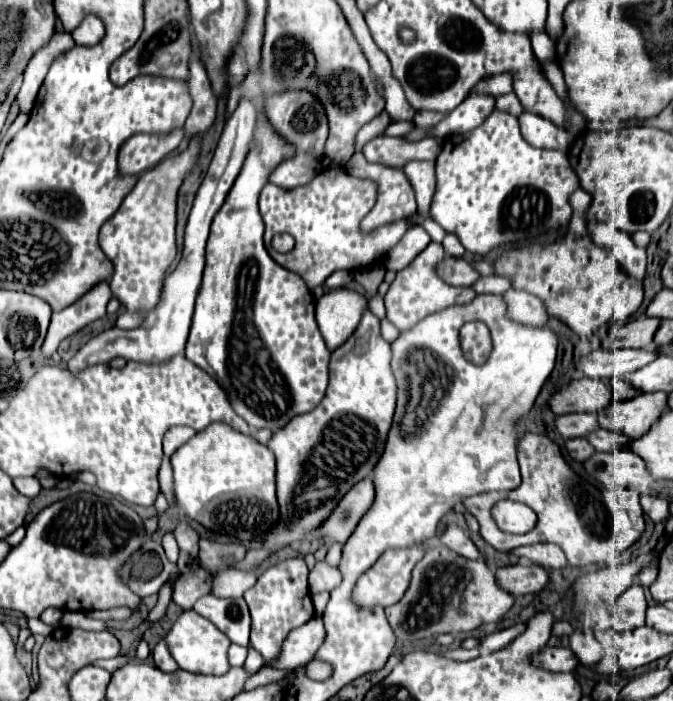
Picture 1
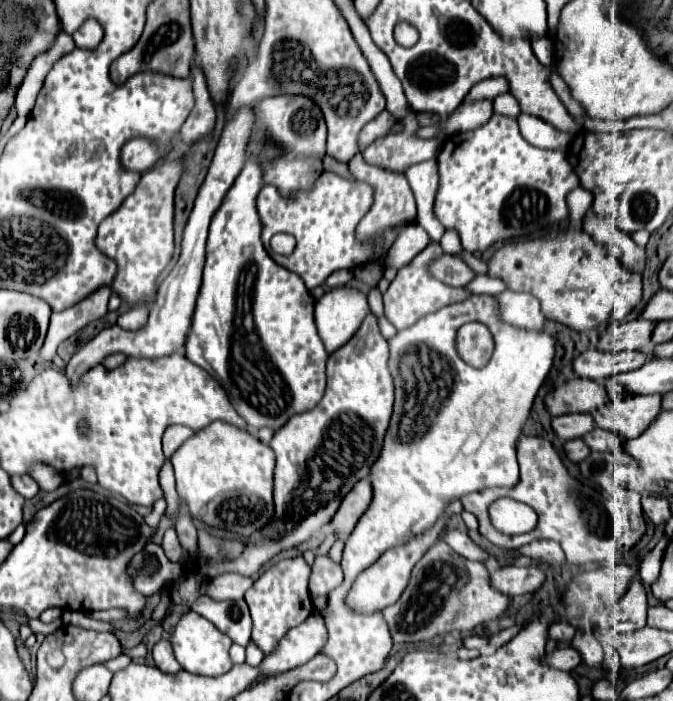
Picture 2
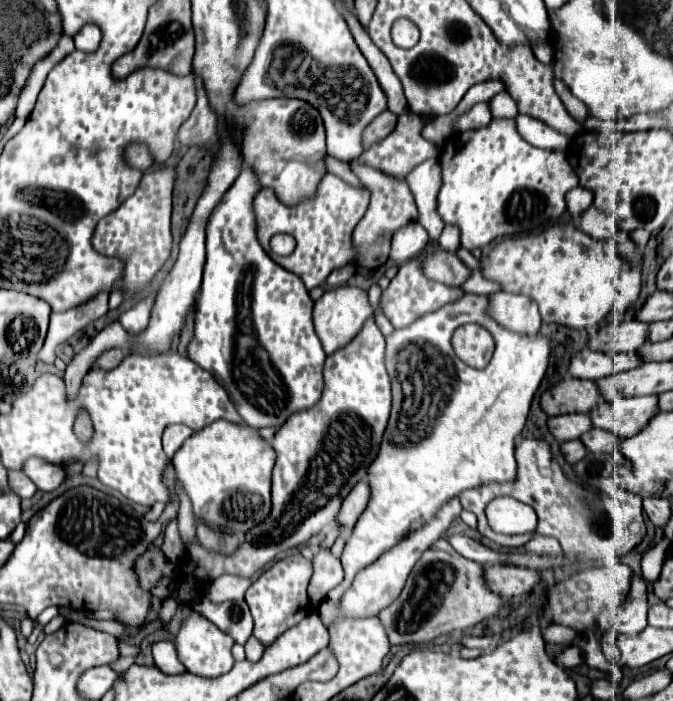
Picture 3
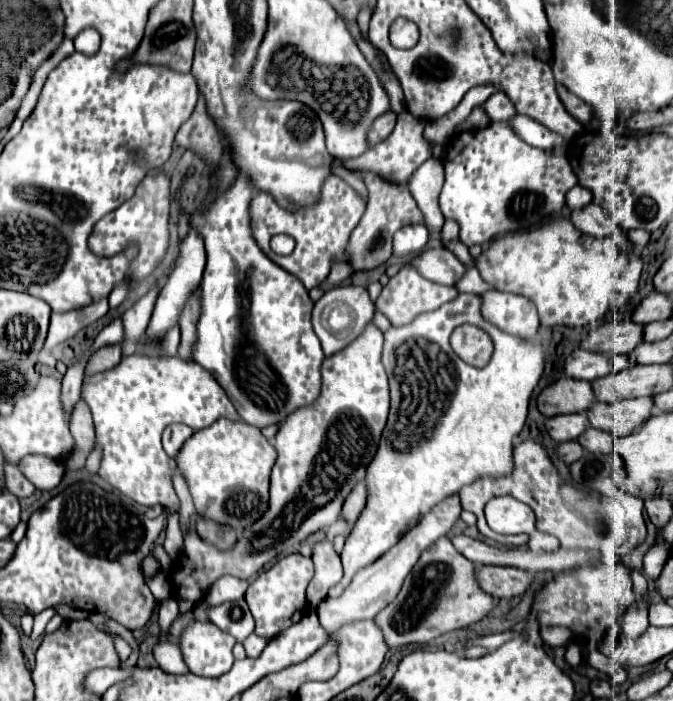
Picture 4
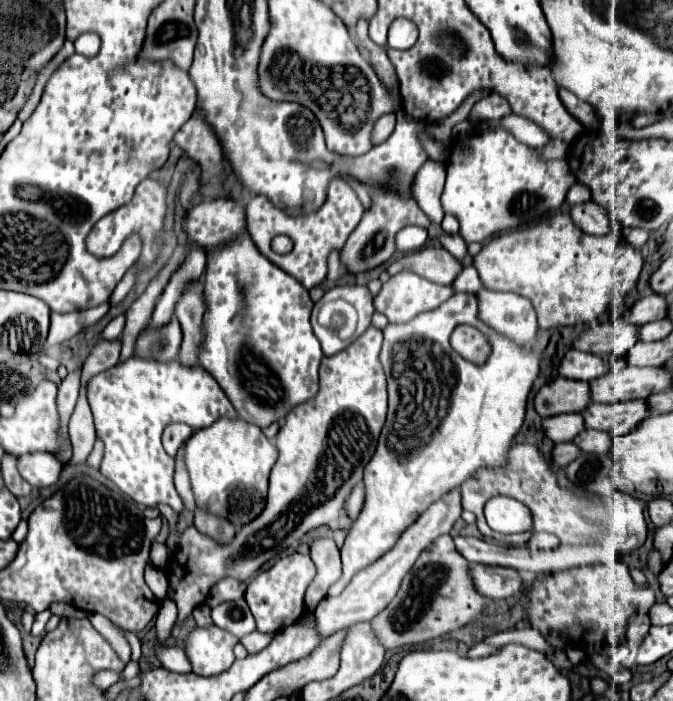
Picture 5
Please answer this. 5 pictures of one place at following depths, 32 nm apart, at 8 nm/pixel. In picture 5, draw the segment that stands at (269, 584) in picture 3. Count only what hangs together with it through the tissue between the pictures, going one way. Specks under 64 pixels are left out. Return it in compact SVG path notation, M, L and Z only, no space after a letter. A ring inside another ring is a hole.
M298 552L280 558L270 570L260 572L248 584L248 590L244 596L252 610L252 616L256 618L256 630L262 634L274 634L280 628L284 628L292 622L298 622L306 612L304 592L306 592L308 584L312 582L314 574L316 574L316 568L314 568L312 558L298 554Z

